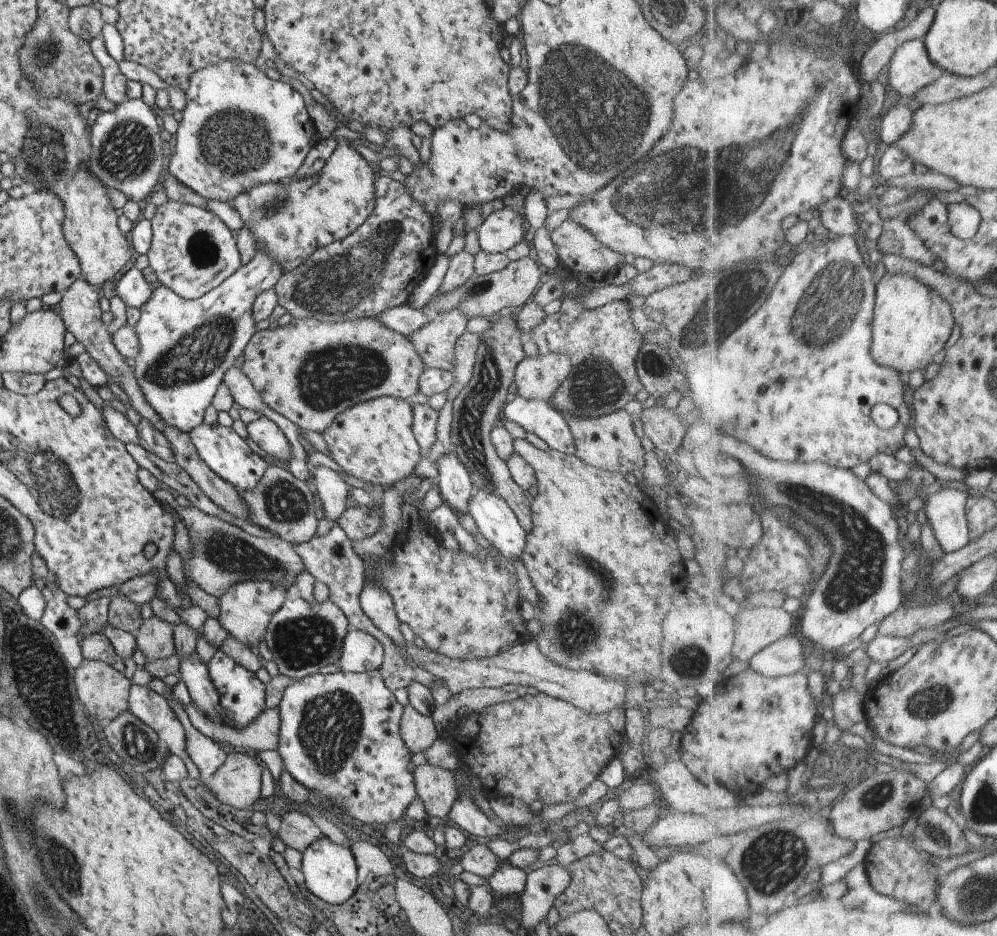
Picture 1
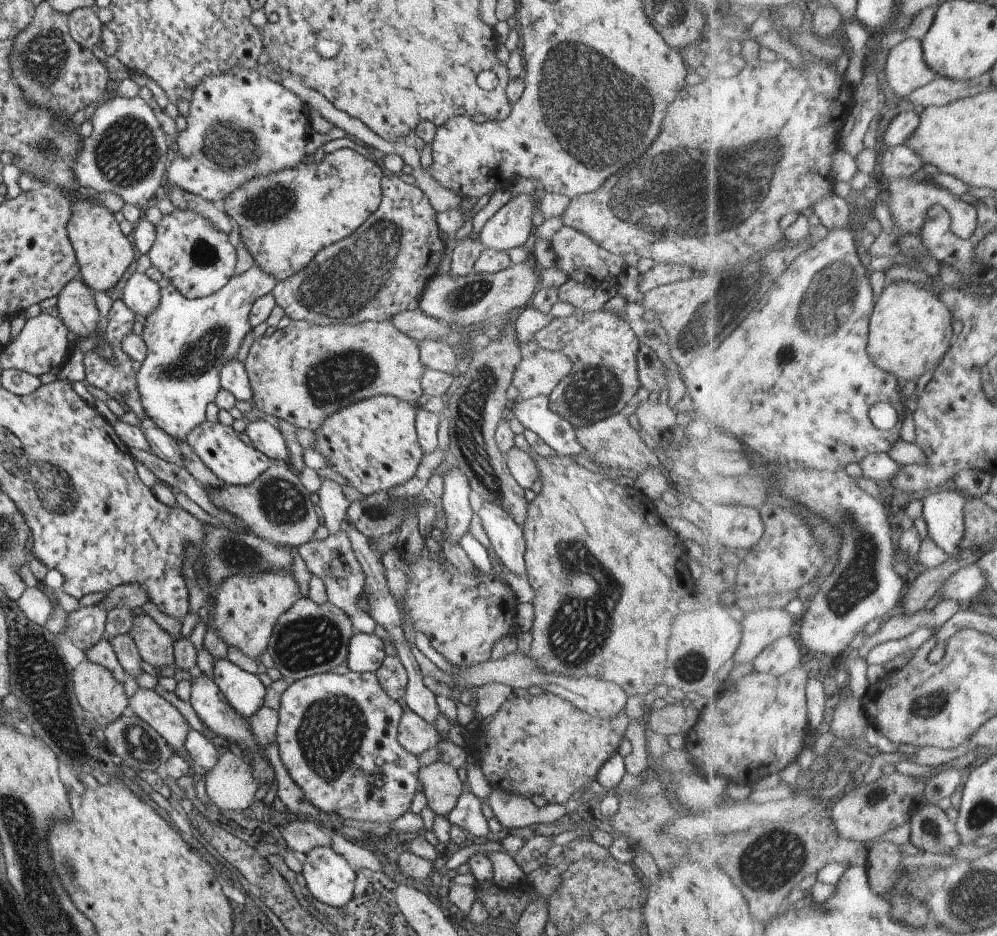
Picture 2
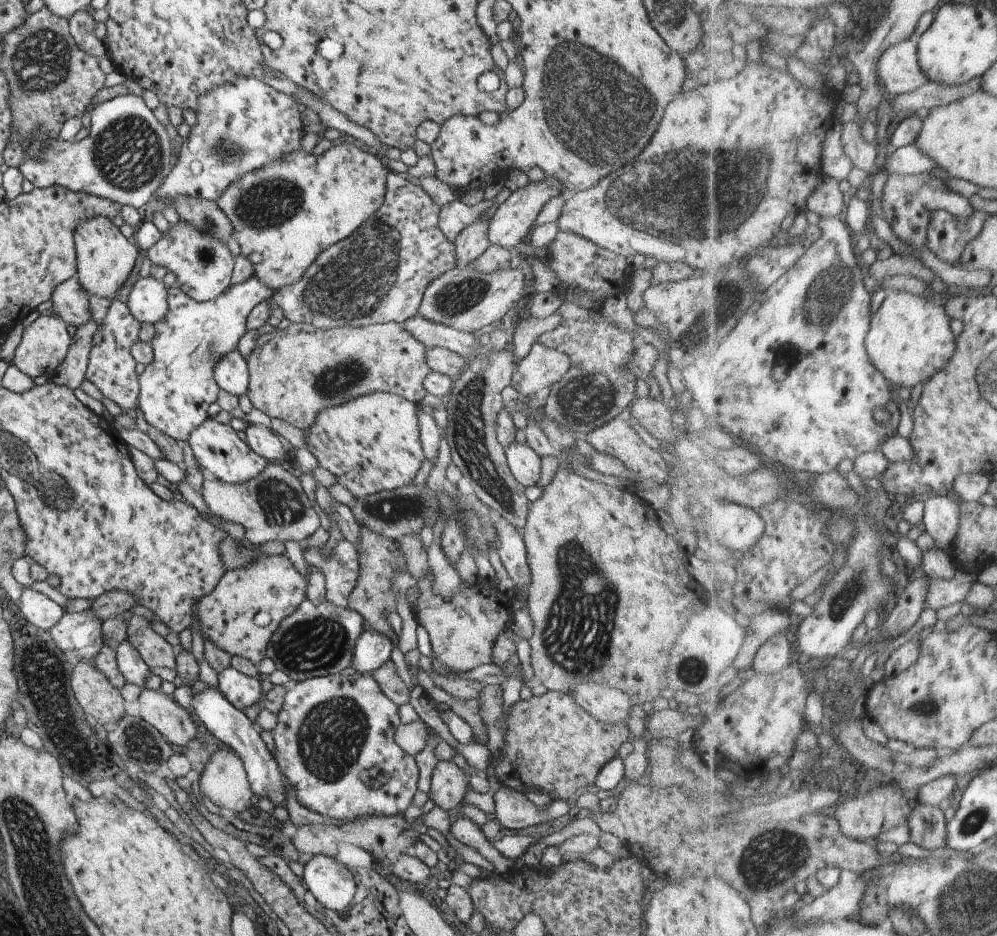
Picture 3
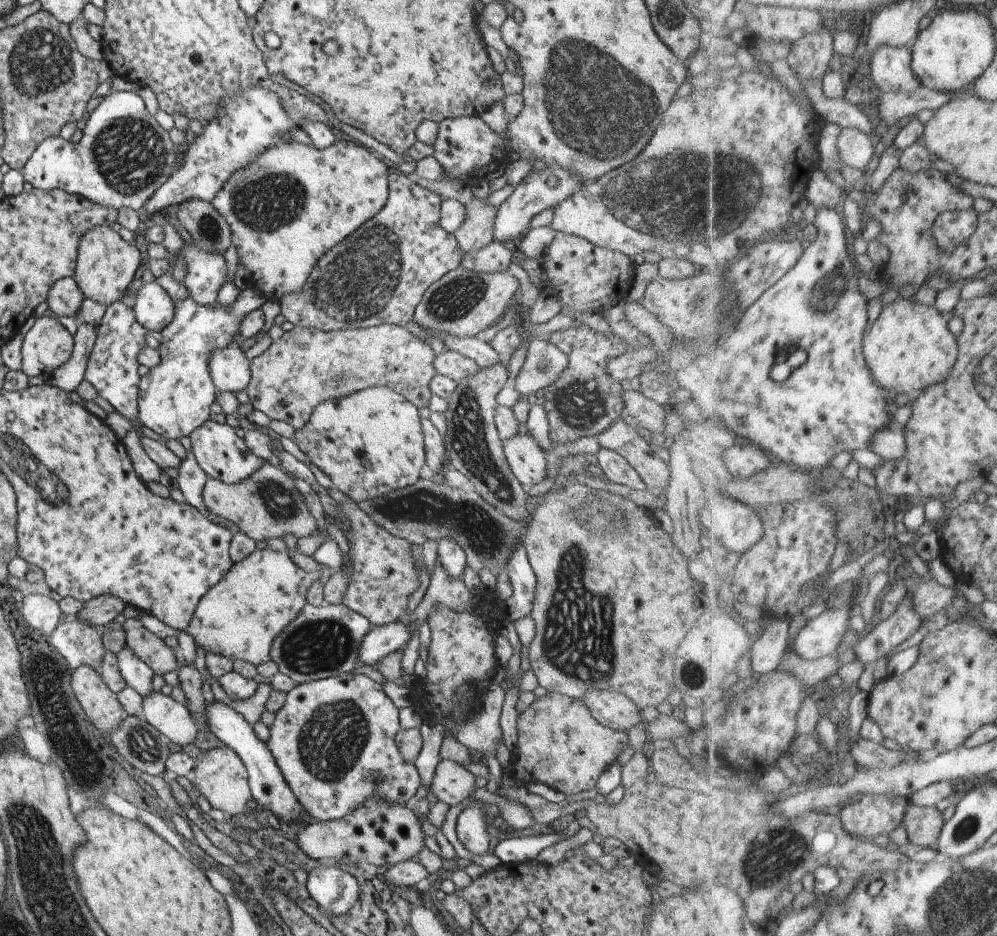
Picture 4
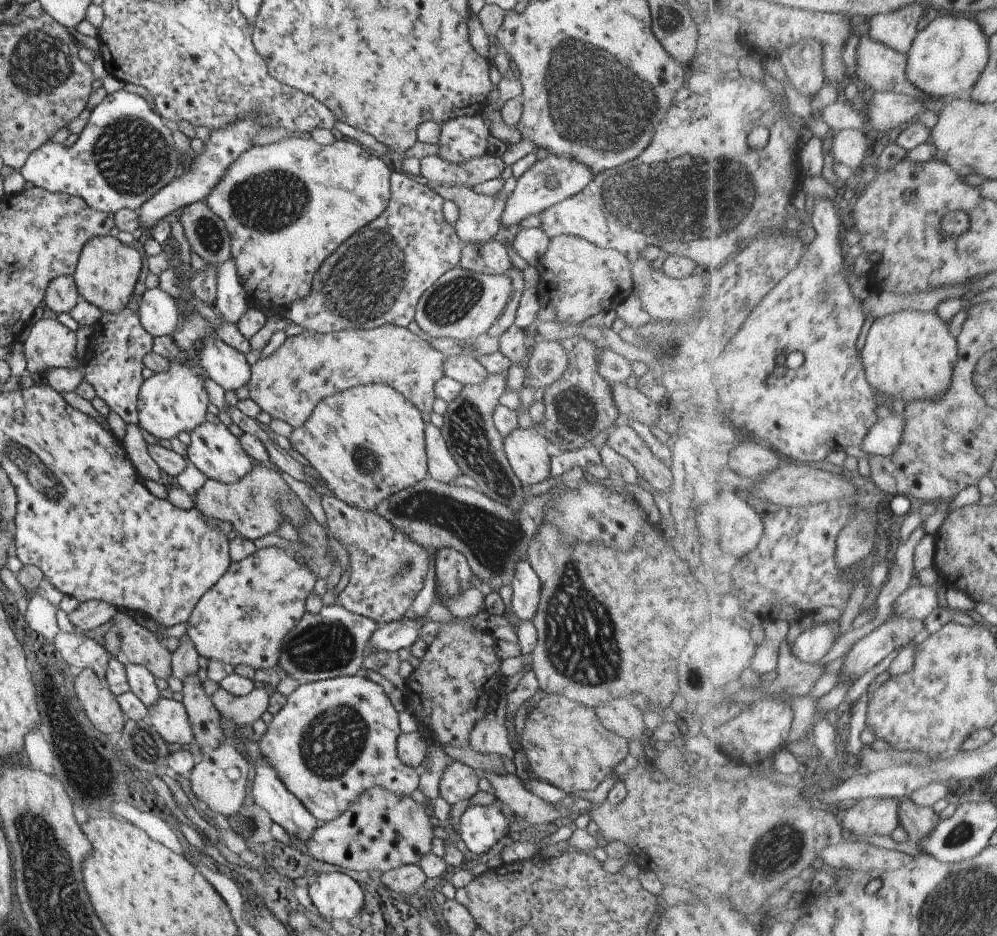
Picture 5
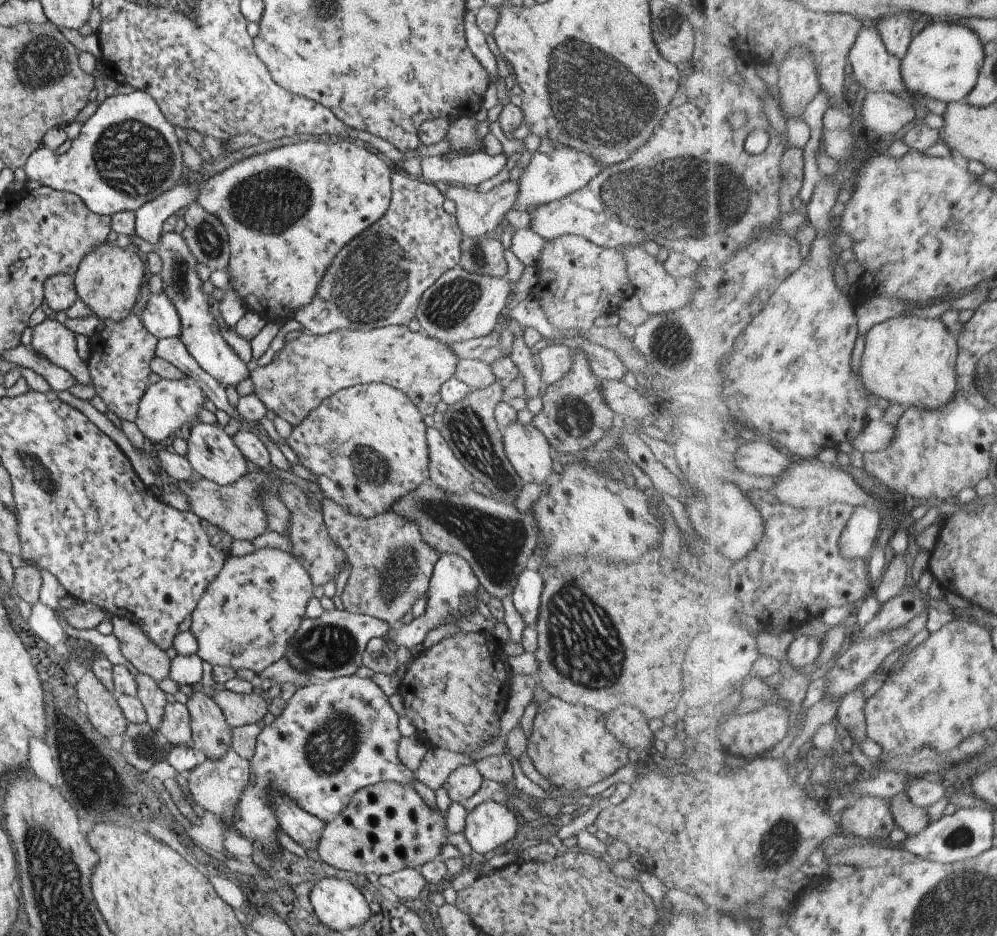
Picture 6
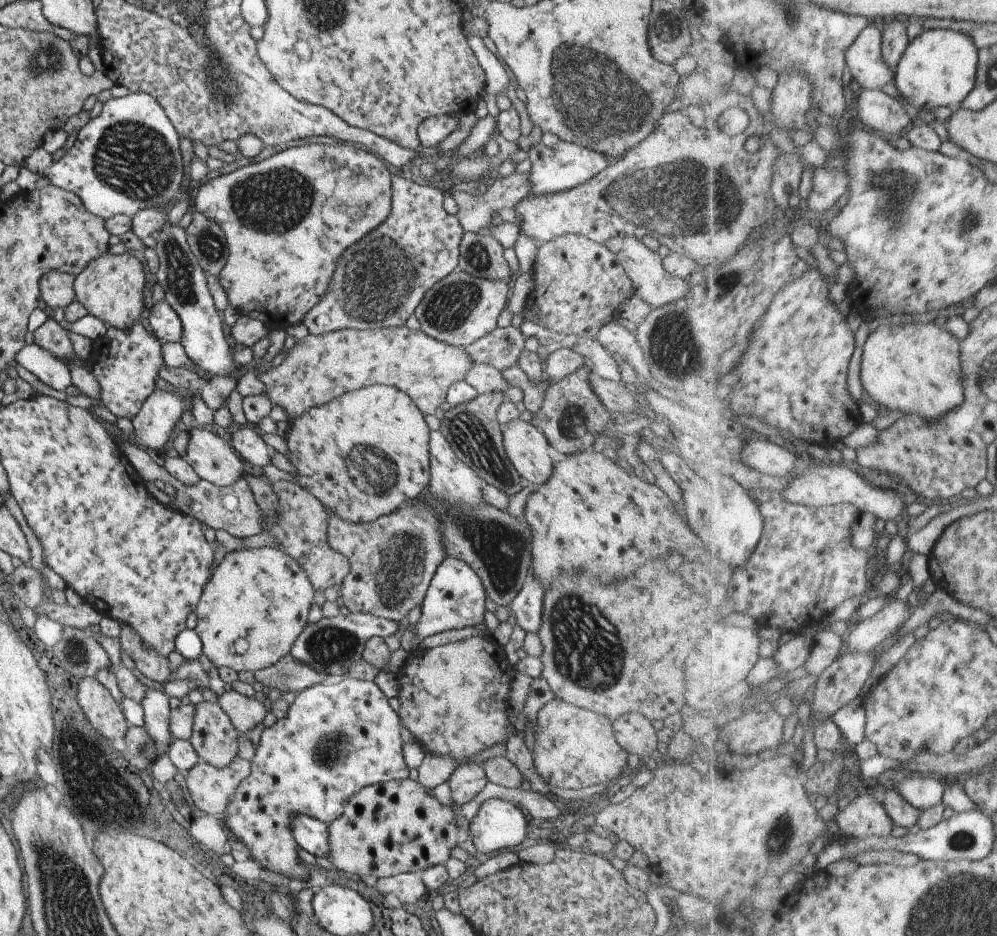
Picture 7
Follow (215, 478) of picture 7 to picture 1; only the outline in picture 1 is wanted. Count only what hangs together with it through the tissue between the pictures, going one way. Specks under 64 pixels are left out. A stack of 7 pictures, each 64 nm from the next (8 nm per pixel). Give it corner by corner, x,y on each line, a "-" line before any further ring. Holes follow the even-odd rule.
202,423
187,433
187,436
189,436
198,458
207,468
237,491
243,490
245,492
255,488
257,482
263,478
263,474
268,468
265,460
253,453
249,446
245,444
245,440
239,438
231,427
225,428
219,426
219,424
207,426
207,424

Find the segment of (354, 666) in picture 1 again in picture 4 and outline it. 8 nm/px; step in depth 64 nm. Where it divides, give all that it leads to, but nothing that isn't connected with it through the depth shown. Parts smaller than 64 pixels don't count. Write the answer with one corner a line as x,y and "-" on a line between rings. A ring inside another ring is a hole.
404,618
381,628
372,627
359,642
358,664
374,667
387,654
408,644
411,636

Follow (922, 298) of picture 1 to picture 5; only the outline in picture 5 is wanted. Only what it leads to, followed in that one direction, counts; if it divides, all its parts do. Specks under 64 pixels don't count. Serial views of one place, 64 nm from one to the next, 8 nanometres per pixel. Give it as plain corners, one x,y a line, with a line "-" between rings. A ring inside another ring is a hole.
901,310
897,314
887,314
880,320
873,321
868,337
862,349
861,357
865,366
867,380
877,393
893,400
899,398
905,404
915,400
937,400
951,388
954,371
958,364
958,338
949,330
947,322
934,311

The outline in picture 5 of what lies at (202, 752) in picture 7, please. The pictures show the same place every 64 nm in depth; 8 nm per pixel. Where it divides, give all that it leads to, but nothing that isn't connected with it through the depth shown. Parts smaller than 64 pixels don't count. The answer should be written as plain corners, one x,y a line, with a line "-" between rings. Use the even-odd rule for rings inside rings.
185,676
181,680
181,704
185,710
194,743
201,748
219,748
223,741
223,730
219,724
218,711
206,696
197,676

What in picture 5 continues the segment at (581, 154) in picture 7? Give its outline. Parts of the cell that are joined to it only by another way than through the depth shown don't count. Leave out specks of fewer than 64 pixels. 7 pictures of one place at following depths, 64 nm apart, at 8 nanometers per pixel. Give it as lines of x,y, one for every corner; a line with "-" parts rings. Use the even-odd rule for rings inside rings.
547,155
536,162
517,178
515,189
505,200
505,208
501,212
499,218
499,228
510,228
518,226
520,221
527,216
539,214
543,210
547,210
549,206
557,204
565,200
565,198
574,196
581,191
593,178
591,170
573,160
573,158
565,158
564,156

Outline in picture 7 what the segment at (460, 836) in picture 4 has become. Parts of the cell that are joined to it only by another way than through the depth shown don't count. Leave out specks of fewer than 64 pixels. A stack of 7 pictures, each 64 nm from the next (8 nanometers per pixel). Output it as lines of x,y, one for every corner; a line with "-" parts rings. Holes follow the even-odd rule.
490,798
479,805
477,814
468,824
468,830
473,835
471,841
476,850
485,854
485,852
517,846
525,838
527,825
525,816
516,803

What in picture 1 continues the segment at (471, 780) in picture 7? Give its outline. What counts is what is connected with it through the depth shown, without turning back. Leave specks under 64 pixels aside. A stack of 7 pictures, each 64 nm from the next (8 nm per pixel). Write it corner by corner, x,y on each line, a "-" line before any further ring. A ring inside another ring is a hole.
426,763
414,768
411,774
416,797
423,803
426,815
447,819
457,796
453,772

